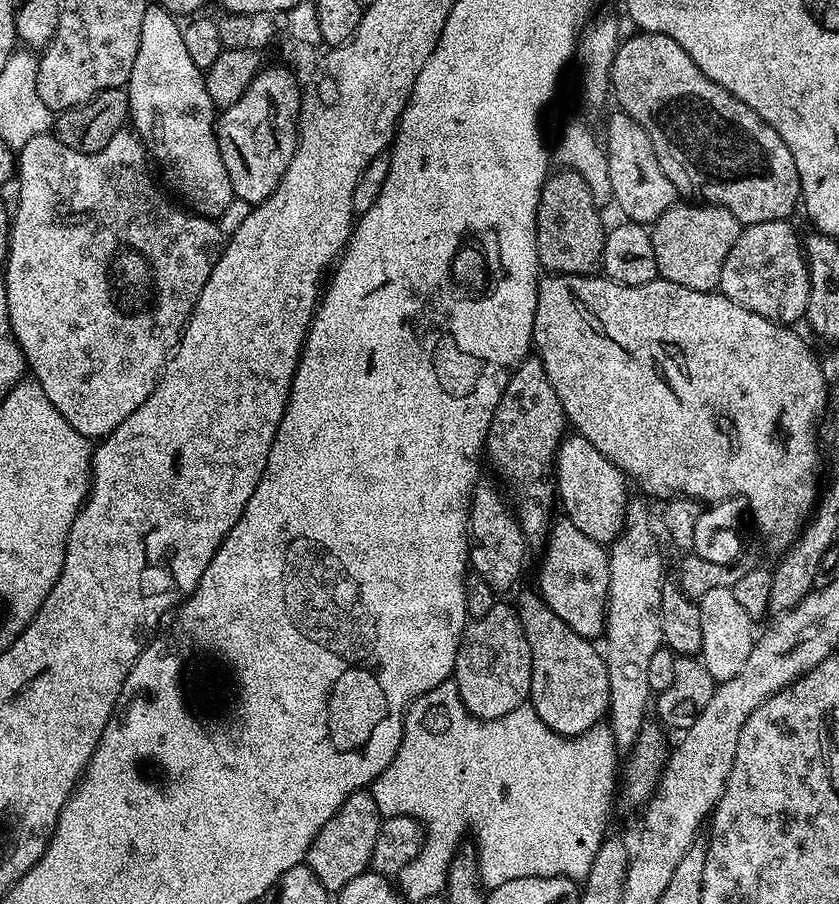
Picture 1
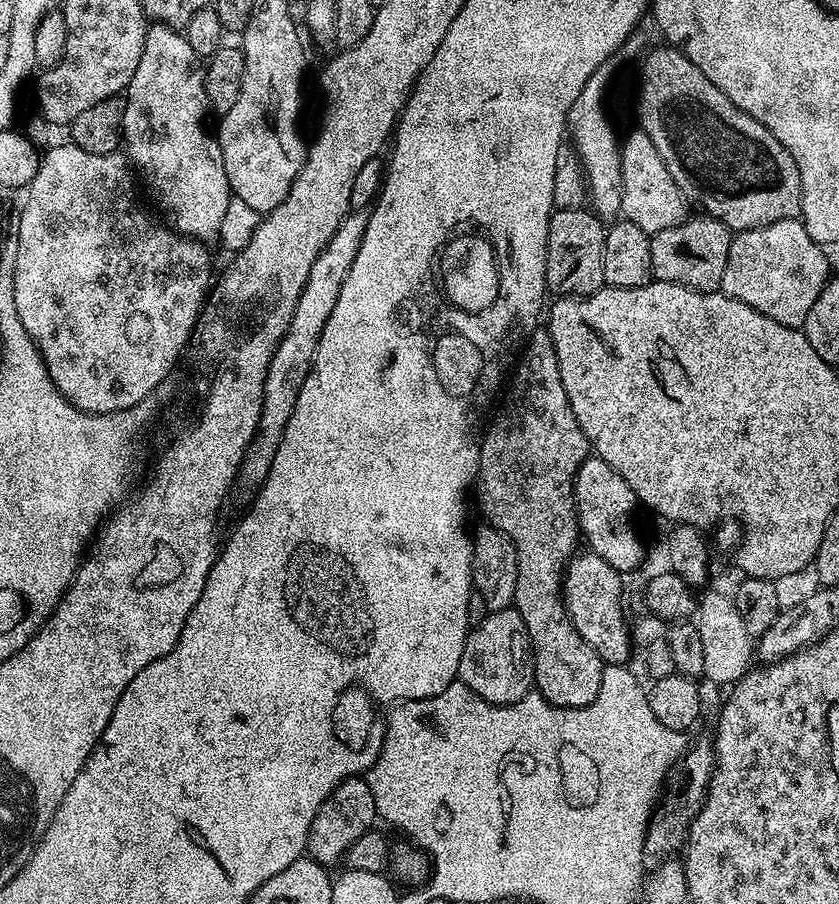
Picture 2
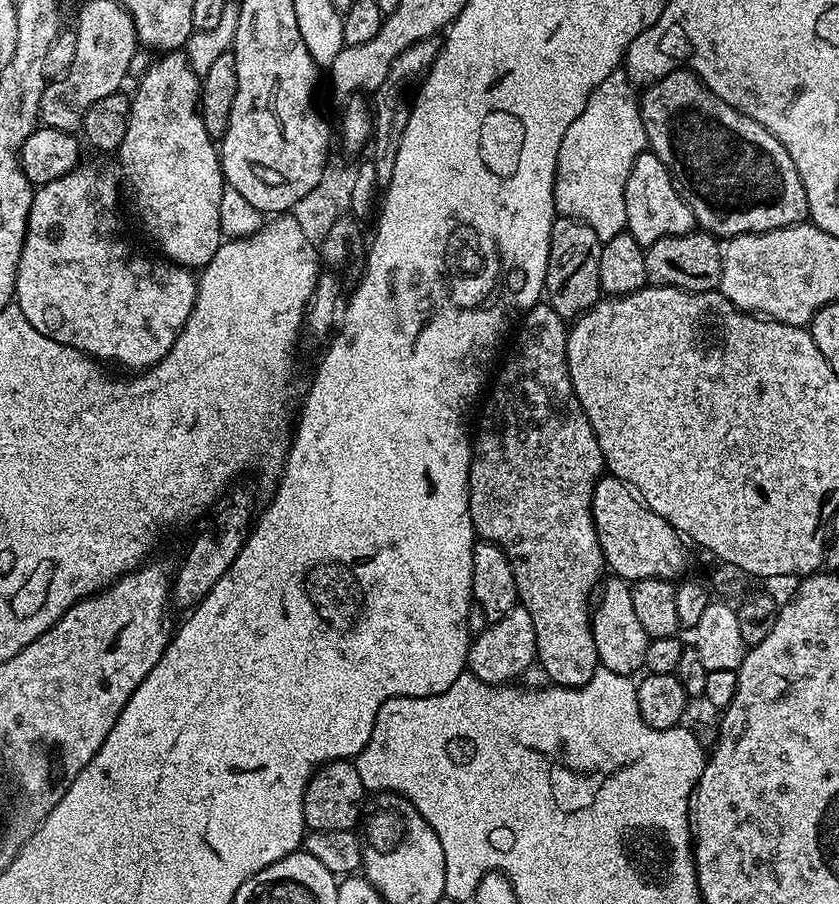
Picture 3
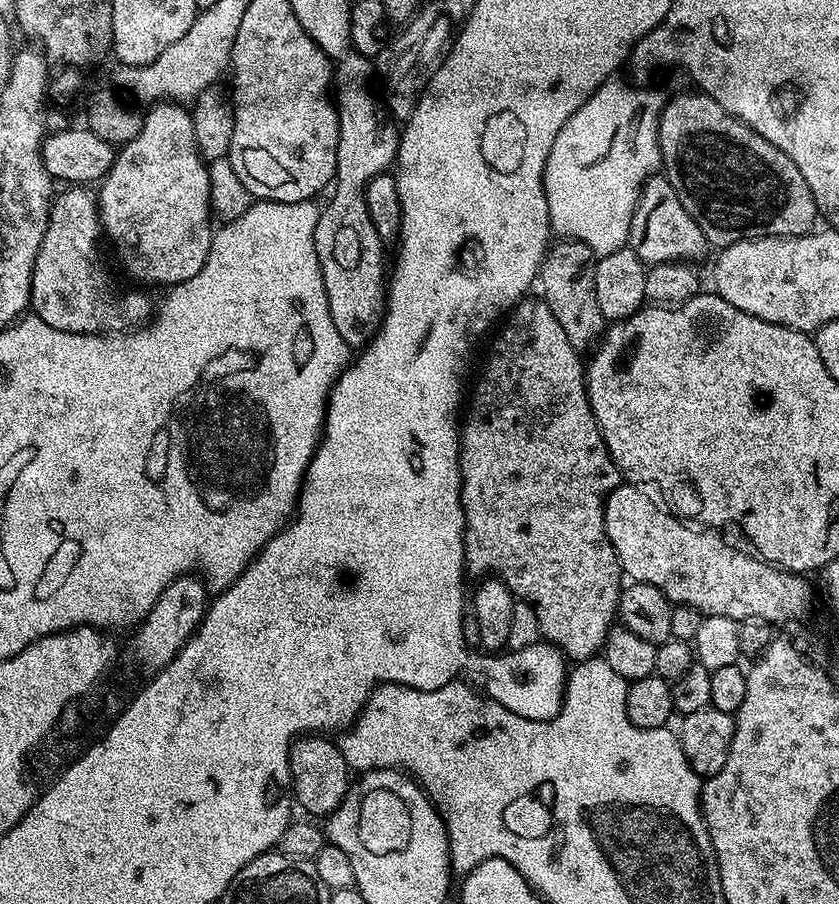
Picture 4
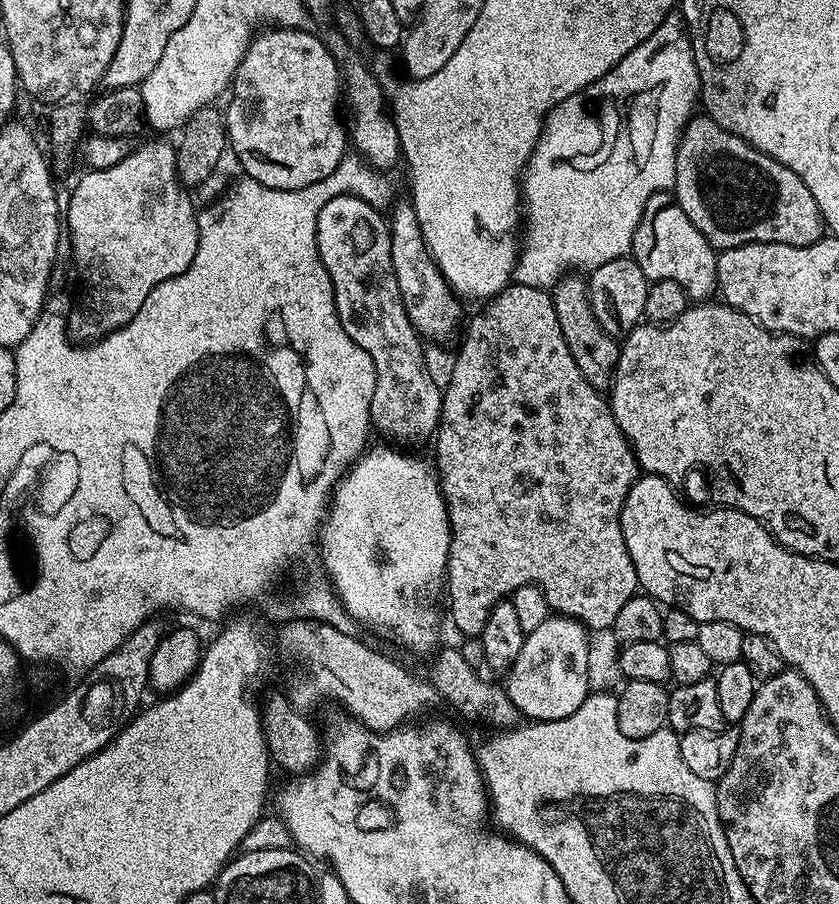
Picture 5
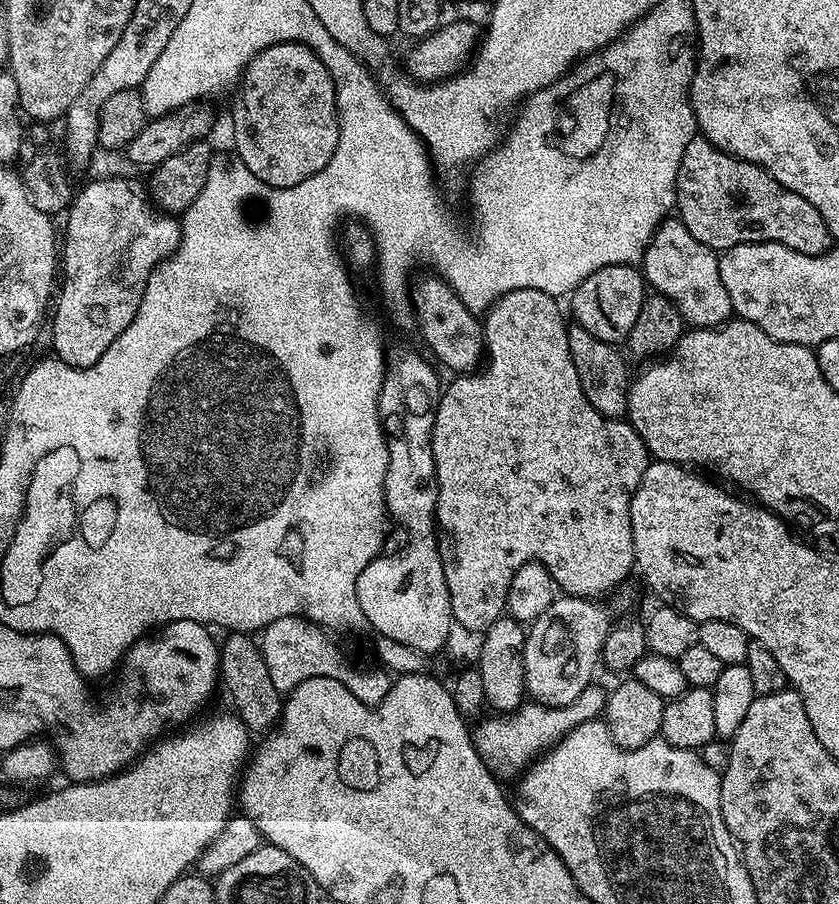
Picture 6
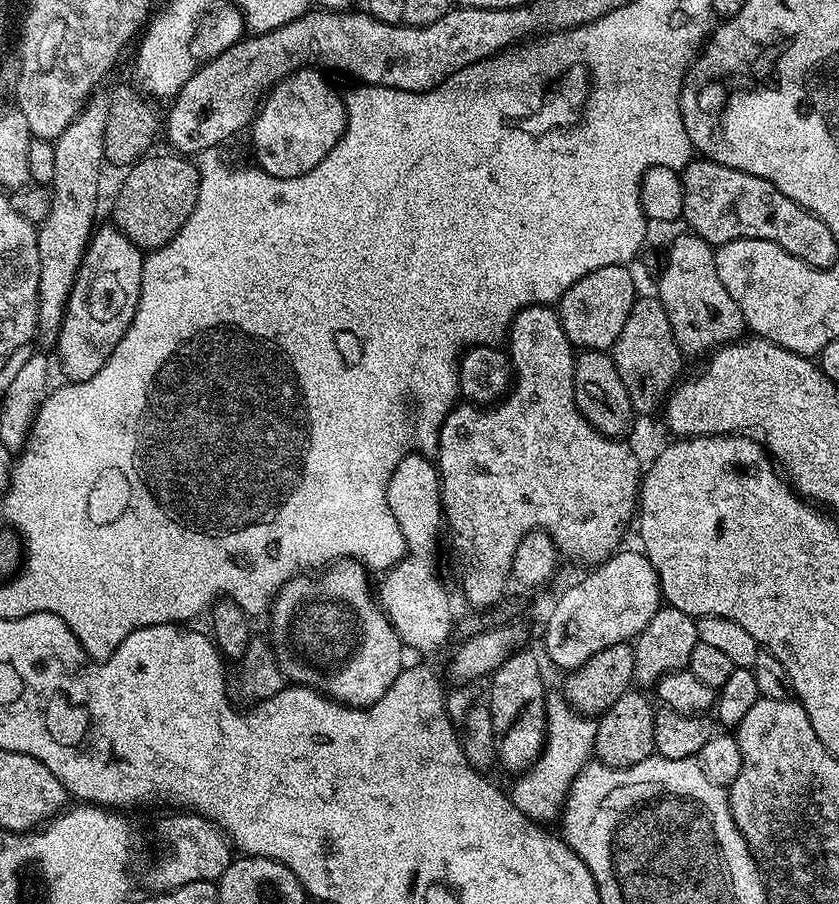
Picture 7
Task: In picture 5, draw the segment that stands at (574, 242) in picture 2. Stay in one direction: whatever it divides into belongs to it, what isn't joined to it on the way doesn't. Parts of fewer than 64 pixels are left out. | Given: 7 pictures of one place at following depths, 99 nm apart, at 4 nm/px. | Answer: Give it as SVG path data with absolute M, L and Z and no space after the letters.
M580 274L565 275L551 289L551 293L554 314L558 314L558 326L562 326L562 338L570 350L570 358L578 362L578 370L582 370L582 378L586 378L590 386L594 386L601 394L607 393L616 373L620 344L617 337L606 334L606 330L602 330L598 323L598 318L594 318L594 310L588 297L587 279Z

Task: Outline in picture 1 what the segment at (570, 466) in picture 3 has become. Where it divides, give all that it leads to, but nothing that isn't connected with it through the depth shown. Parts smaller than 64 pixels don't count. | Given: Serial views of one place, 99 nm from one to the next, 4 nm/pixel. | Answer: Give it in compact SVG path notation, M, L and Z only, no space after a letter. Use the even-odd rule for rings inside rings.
M539 358L522 361L508 379L506 390L494 410L486 456L492 459L497 474L501 476L499 479L508 480L512 487L510 496L514 501L514 515L520 521L525 537L532 542L543 541L554 523L552 507L555 509L558 504L554 479L556 452L565 435L562 402L558 402L558 394L554 394L554 386L550 386L542 362ZM531 591L522 593L520 601L515 601L514 607L520 615L526 642L530 642L530 654L532 655L530 703L532 709L536 711L538 718L542 718L542 722L546 722L546 726L550 726L550 730L563 736L580 736L586 730L597 727L605 719L608 711L610 682L606 662L601 649L593 641L585 640L574 630L570 630L570 626L566 626L566 622L562 622L562 618L558 618L558 614L550 610L550 606L546 606L539 591Z

